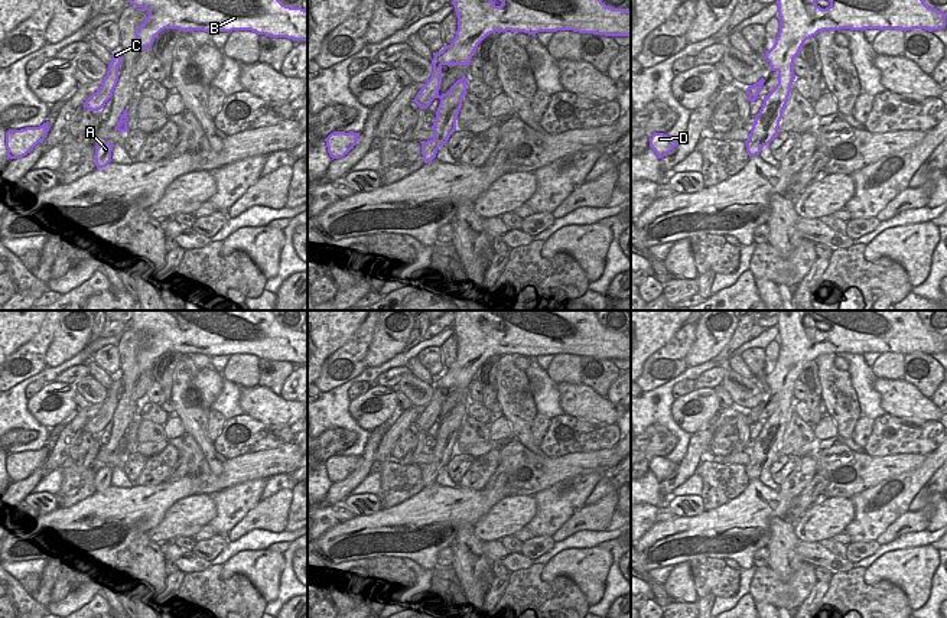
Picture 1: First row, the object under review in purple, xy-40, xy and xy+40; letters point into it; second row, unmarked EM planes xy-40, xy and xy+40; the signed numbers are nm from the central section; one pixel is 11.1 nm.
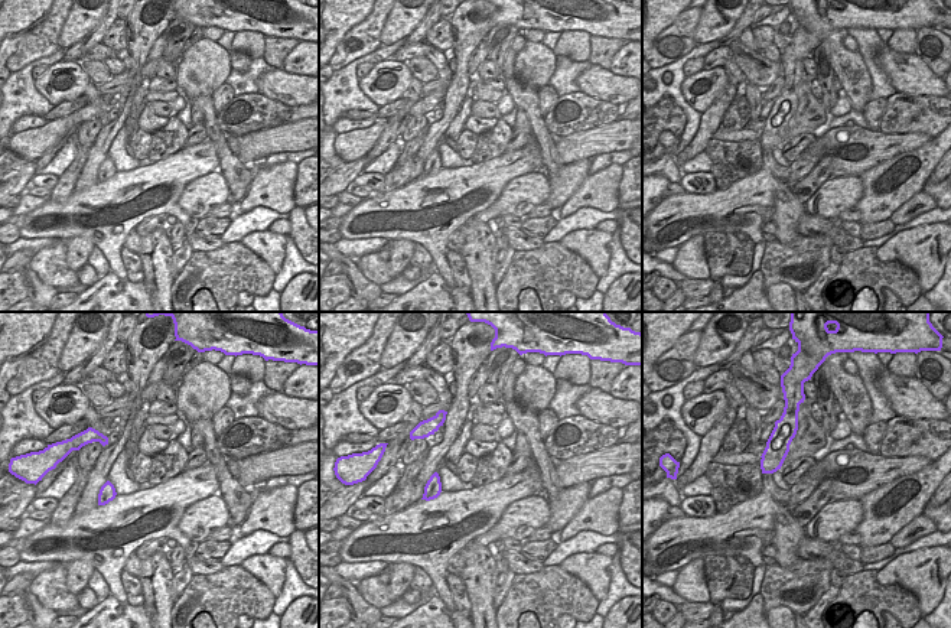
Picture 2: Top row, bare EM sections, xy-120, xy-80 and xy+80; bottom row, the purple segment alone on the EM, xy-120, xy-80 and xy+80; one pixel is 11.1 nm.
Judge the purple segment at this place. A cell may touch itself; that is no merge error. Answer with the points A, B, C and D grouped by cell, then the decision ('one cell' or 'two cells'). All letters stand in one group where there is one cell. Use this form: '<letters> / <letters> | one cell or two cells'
A B C D | one cell

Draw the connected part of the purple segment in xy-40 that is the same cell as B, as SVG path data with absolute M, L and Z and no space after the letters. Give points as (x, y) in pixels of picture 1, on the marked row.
M130 0L130 4L149 12L136 36L140 51L152 49L154 38L165 29L208 33L251 30L271 38L307 40L307 10L290 7L280 0Z

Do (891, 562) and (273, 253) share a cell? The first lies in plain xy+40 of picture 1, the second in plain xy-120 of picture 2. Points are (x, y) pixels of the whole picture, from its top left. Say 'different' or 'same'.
same

